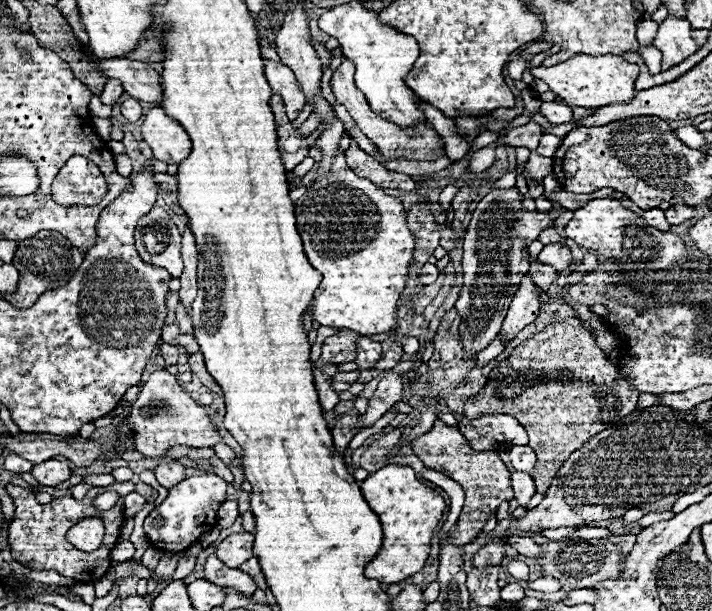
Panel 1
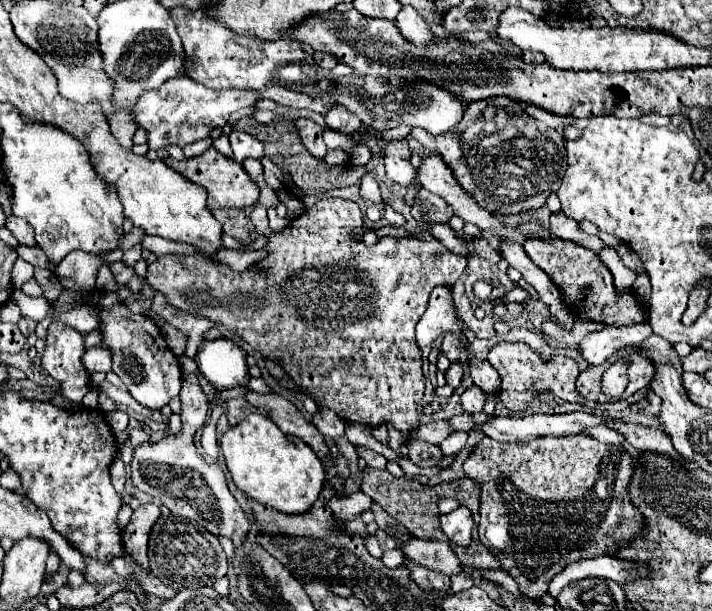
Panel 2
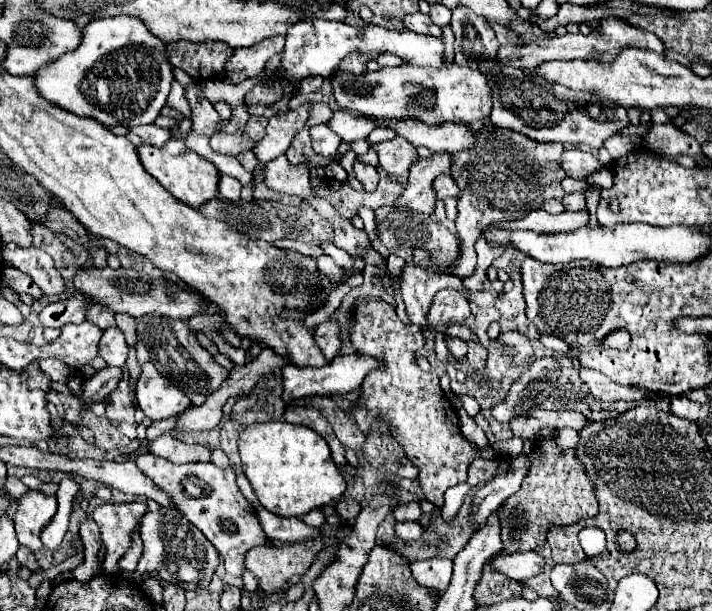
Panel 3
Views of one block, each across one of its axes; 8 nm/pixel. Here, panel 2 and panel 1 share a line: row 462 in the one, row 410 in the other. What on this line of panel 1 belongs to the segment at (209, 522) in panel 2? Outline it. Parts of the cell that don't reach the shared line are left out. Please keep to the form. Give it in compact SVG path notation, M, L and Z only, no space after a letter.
M156 370L150 374L130 410L130 416L124 418L122 424L132 426L136 450L148 458L166 458L168 450L174 446L214 448L218 442L222 442L218 426L212 424L206 406L198 404L190 394L186 394L178 378L172 376L168 370Z

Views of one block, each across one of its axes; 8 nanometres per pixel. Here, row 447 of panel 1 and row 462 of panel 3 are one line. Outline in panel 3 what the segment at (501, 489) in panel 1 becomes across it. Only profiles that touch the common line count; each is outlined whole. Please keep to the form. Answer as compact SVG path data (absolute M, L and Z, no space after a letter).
M440 290L434 300L432 300L432 306L428 310L428 318L426 318L426 326L416 326L416 324L404 324L398 316L396 316L396 310L394 306L390 306L388 302L384 300L370 300L370 298L362 298L354 310L352 310L352 326L350 326L350 342L354 346L354 350L358 354L364 354L364 356L374 356L374 358L380 358L384 362L384 368L380 370L374 370L364 378L362 386L360 386L360 396L358 400L352 404L352 418L356 420L358 428L366 434L370 430L370 426L374 422L386 422L388 424L388 430L394 434L396 442L400 442L402 450L408 454L408 460L412 460L420 474L418 474L418 480L420 480L420 486L426 494L426 500L436 504L438 508L442 506L444 502L444 492L450 488L450 486L456 486L460 482L466 482L466 472L468 472L468 466L472 460L476 458L494 458L494 450L492 448L478 448L476 444L472 444L470 440L466 440L458 428L458 416L456 416L456 410L454 406L448 402L448 398L444 396L444 392L440 390L438 386L438 376L436 374L424 374L416 362L416 352L420 348L424 348L426 340L424 340L424 332L426 330L432 330L432 328L438 328L438 324L448 326L448 324L462 324L470 318L470 306L468 302L464 300L462 294L458 294L456 290Z

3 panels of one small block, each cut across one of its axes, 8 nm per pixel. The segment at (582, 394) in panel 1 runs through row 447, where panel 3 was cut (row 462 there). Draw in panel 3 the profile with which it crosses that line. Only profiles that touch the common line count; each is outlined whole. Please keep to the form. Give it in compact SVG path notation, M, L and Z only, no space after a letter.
M540 438L530 452L532 468L524 476L520 490L498 508L500 536L504 550L500 554L528 552L546 542L546 534L552 526L570 526L582 518L598 514L596 488L590 482L582 462L576 458L576 448L560 450L554 438Z

